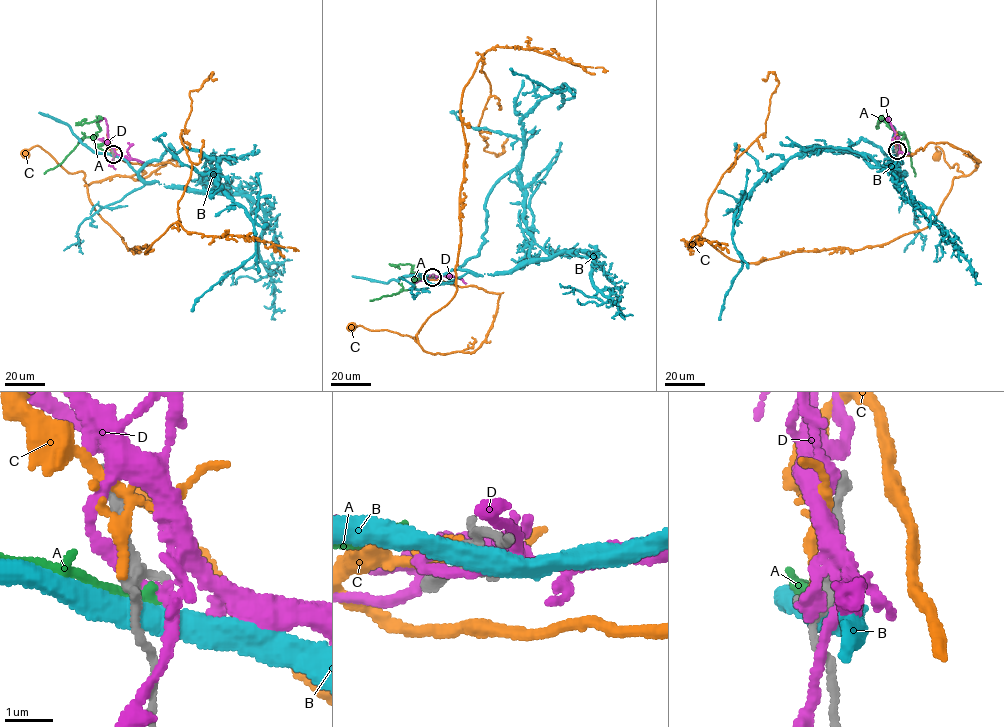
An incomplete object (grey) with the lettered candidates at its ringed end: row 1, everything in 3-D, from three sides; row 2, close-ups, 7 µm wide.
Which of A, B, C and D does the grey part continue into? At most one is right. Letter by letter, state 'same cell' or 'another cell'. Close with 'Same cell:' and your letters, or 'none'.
A: another cell
B: another cell
C: another cell
D: same cell
Same cell: D

